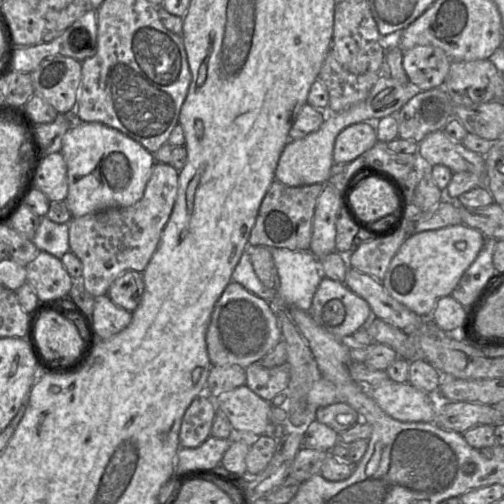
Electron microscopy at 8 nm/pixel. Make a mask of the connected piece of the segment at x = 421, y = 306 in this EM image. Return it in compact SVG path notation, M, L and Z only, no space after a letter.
M463 223L409 236L391 260L382 284L395 300L422 317L430 317L437 302L451 295L485 239L479 230Z

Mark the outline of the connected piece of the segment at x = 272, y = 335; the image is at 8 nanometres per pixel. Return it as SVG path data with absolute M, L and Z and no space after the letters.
M231 281L217 300L206 331L212 366L238 365L246 369L265 357L281 339L280 323L272 304Z

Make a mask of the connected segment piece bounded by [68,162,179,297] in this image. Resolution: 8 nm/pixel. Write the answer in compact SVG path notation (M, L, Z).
M155 162L142 198L134 205L72 217L69 249L82 263L81 282L93 297L107 295L111 283L123 272L143 272L158 247L178 192L179 171Z

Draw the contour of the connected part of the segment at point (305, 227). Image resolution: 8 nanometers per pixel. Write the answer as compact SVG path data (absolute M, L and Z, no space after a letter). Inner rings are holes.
M273 181L261 202L256 222L249 236L249 246L309 251L315 208L324 185L291 187L279 181Z

